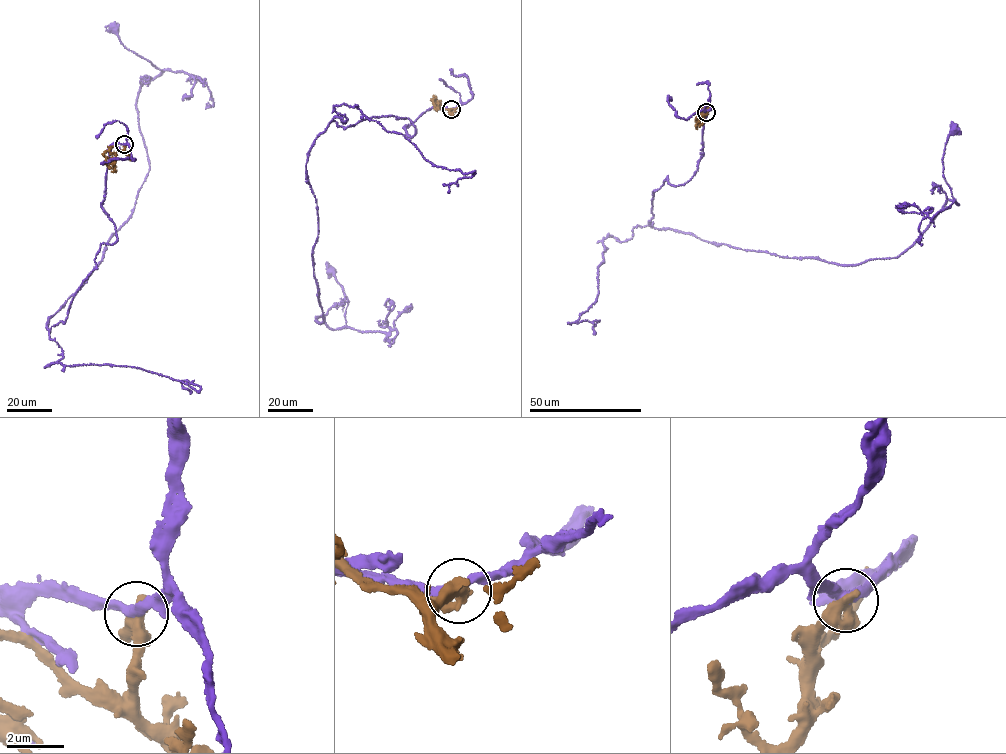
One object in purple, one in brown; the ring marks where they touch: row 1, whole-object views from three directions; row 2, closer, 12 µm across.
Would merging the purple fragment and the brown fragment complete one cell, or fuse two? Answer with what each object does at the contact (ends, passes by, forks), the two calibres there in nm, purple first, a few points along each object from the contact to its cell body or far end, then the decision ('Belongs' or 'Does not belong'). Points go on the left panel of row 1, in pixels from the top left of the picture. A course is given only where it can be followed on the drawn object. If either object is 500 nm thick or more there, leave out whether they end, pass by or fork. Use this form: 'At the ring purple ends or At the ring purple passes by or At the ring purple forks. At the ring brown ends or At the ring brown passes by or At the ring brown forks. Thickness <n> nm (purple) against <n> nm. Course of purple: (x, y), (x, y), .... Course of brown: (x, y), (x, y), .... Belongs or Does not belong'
At the ring purple passes by. At the ring brown forks. Thickness 300 nm (purple) against 320 nm. Course of purple: (125, 145), (109, 147), (102, 203), (117, 240), (50, 332), (150, 169), (136, 104), (161, 69), (116, 29). Course of brown: (125, 145), (124, 150), (113, 146), (109, 148), (116, 156), (115, 168), (111, 172). Does not belong

